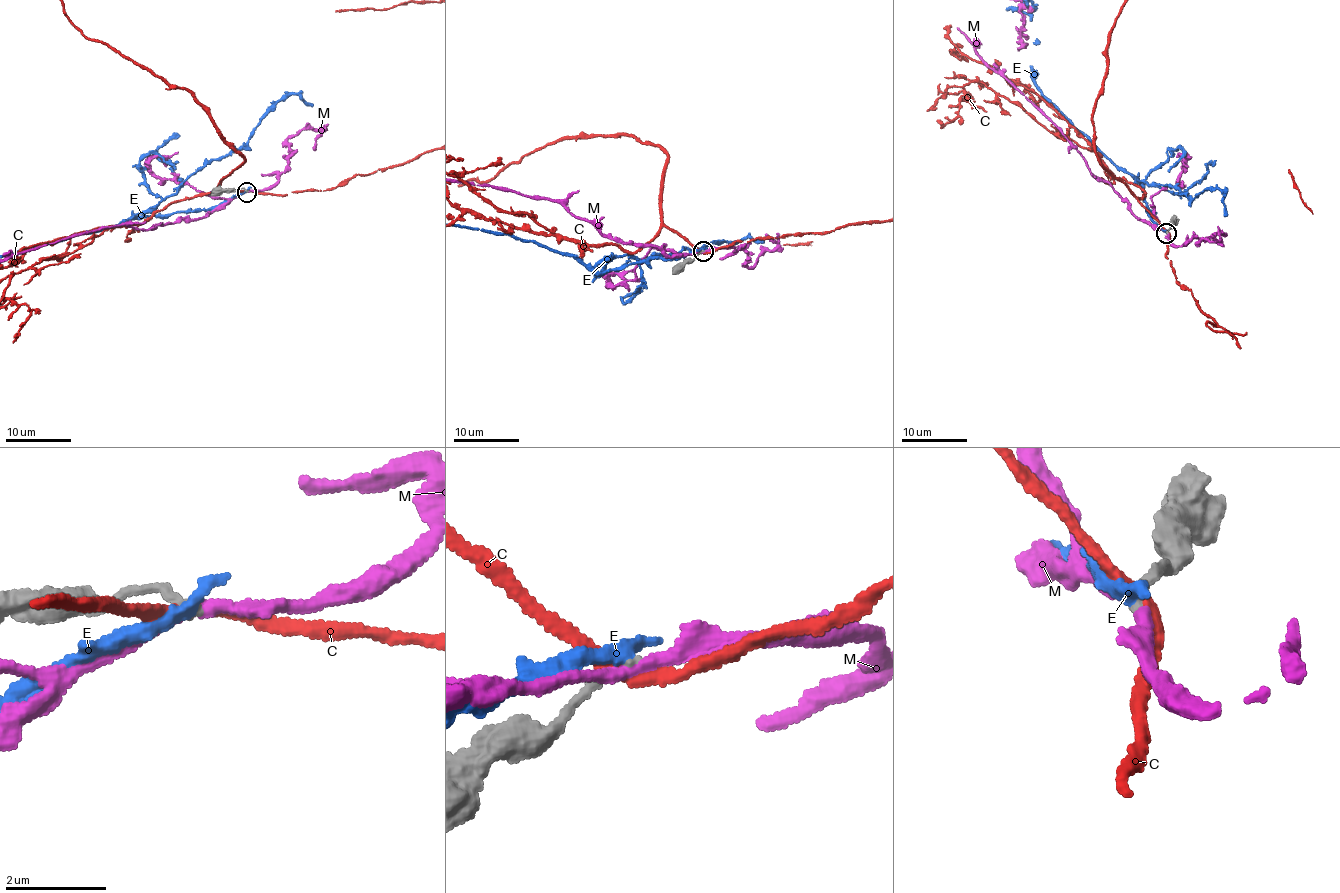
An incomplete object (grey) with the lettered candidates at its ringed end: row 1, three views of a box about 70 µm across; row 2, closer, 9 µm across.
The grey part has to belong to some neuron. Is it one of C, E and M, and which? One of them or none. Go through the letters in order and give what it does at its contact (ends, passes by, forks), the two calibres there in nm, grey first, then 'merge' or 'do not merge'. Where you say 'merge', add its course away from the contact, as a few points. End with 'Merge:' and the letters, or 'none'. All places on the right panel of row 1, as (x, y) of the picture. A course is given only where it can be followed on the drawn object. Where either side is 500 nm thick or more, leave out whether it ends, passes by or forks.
C: it passes by; calibres 200 and 240 nm; do not merge
E: it ends; calibres 200 and 320 nm; do not merge
M: it passes by; calibres 200 and 240 nm; do not merge
Merge: none

